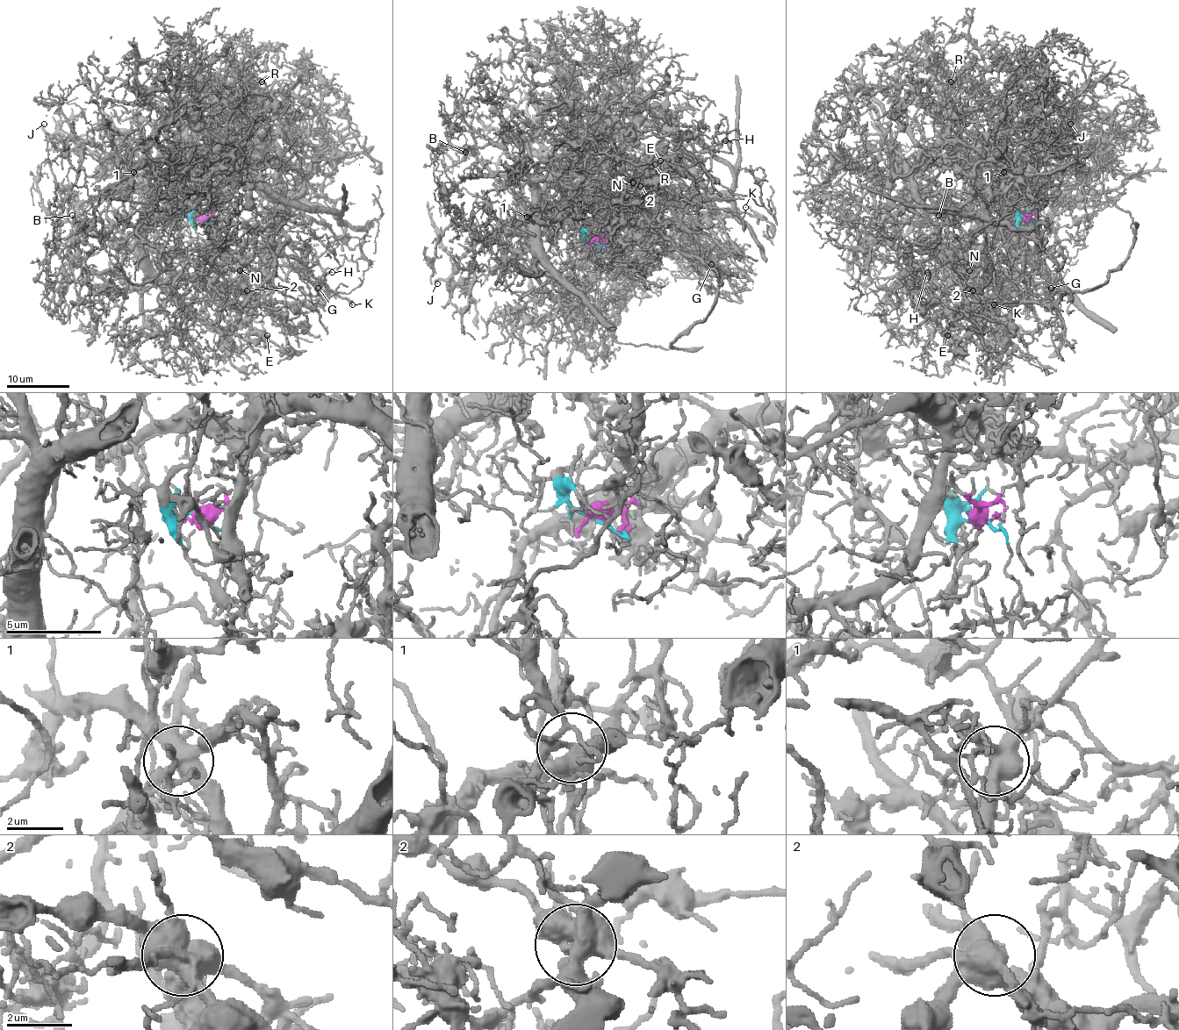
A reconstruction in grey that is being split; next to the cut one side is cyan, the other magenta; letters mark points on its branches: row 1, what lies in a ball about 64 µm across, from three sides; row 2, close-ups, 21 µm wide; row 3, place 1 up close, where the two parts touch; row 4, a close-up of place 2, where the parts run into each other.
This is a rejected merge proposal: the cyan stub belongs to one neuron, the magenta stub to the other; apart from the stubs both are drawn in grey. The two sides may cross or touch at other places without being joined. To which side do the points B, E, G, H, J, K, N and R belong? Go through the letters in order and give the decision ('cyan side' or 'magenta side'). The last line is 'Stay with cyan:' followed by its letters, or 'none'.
B: cyan side
E: magenta side
G: magenta side
H: magenta side
J: cyan side
K: magenta side
N: magenta side
R: cyan side
Stay with cyan: B, J, R

